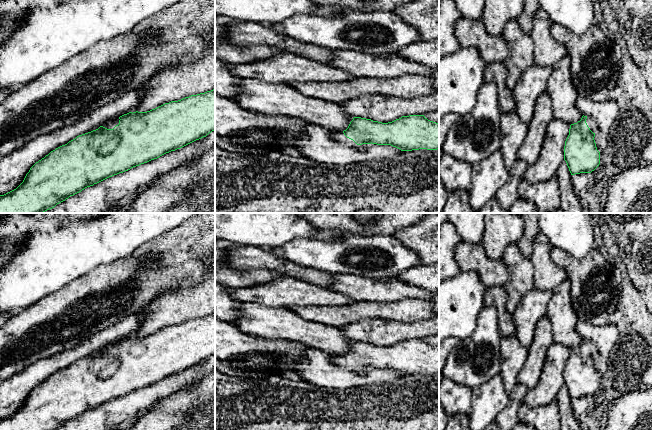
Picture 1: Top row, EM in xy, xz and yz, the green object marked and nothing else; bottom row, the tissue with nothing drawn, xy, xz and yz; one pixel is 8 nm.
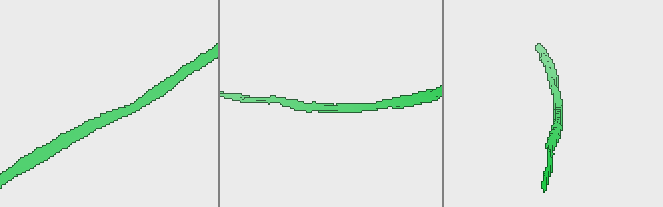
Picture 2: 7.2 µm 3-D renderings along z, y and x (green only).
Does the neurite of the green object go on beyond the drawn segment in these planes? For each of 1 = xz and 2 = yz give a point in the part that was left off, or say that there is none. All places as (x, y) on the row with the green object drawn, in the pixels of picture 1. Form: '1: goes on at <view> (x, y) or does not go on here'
1: goes on at xz (339, 136)
2: goes on at yz (592, 124)

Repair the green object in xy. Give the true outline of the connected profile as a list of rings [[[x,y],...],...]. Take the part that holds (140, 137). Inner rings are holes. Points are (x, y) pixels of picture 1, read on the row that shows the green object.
[[[215,89],[165,103],[147,112],[129,112],[110,119],[98,129],[77,136],[36,162],[16,189],[0,195],[0,213],[44,213],[87,187],[180,149],[212,131],[215,131]]]

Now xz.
[[[424,115],[402,116],[392,122],[382,123],[371,119],[354,117],[344,131],[333,131],[331,138],[346,146],[362,144],[391,145],[401,151],[439,149],[439,123],[428,120]]]

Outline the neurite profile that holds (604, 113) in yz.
[[[578,96],[575,106],[582,116],[590,116],[597,122],[595,132],[595,143],[597,150],[601,153],[607,147],[609,131],[619,115],[619,106],[615,100],[597,102],[584,96]]]

